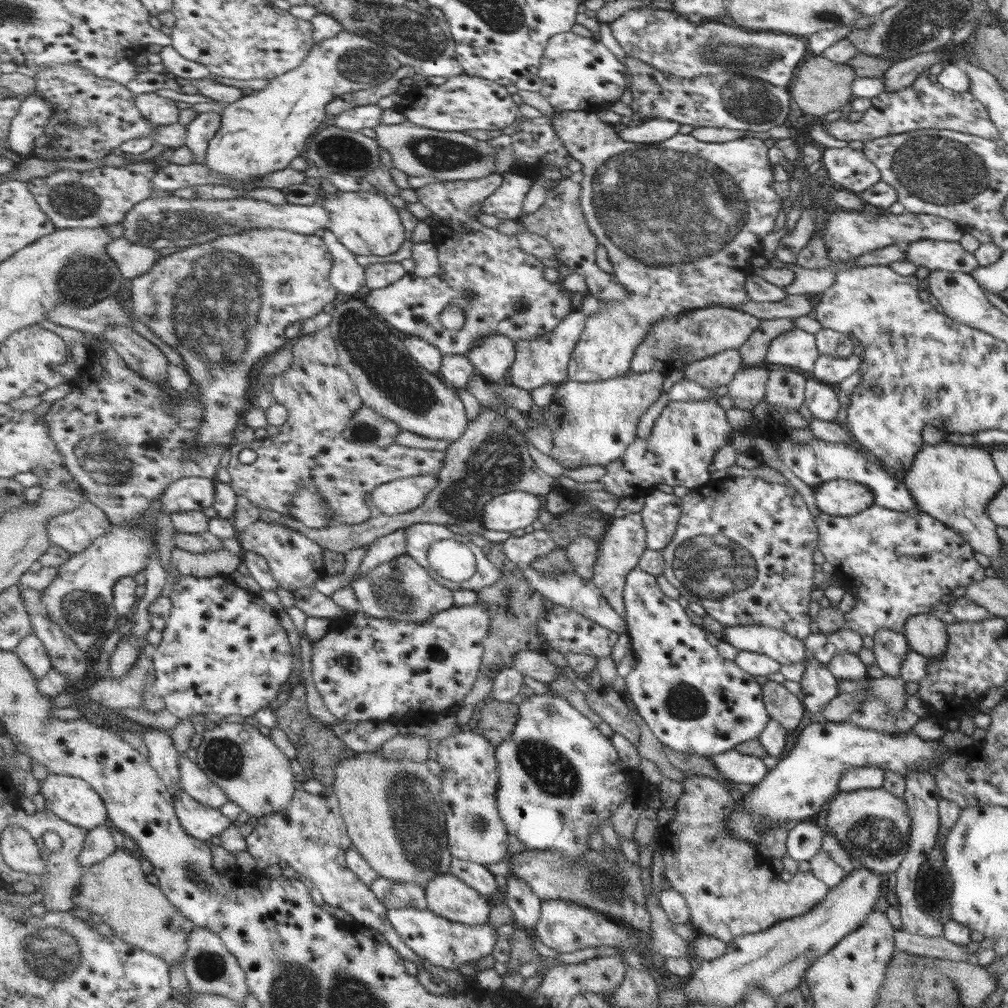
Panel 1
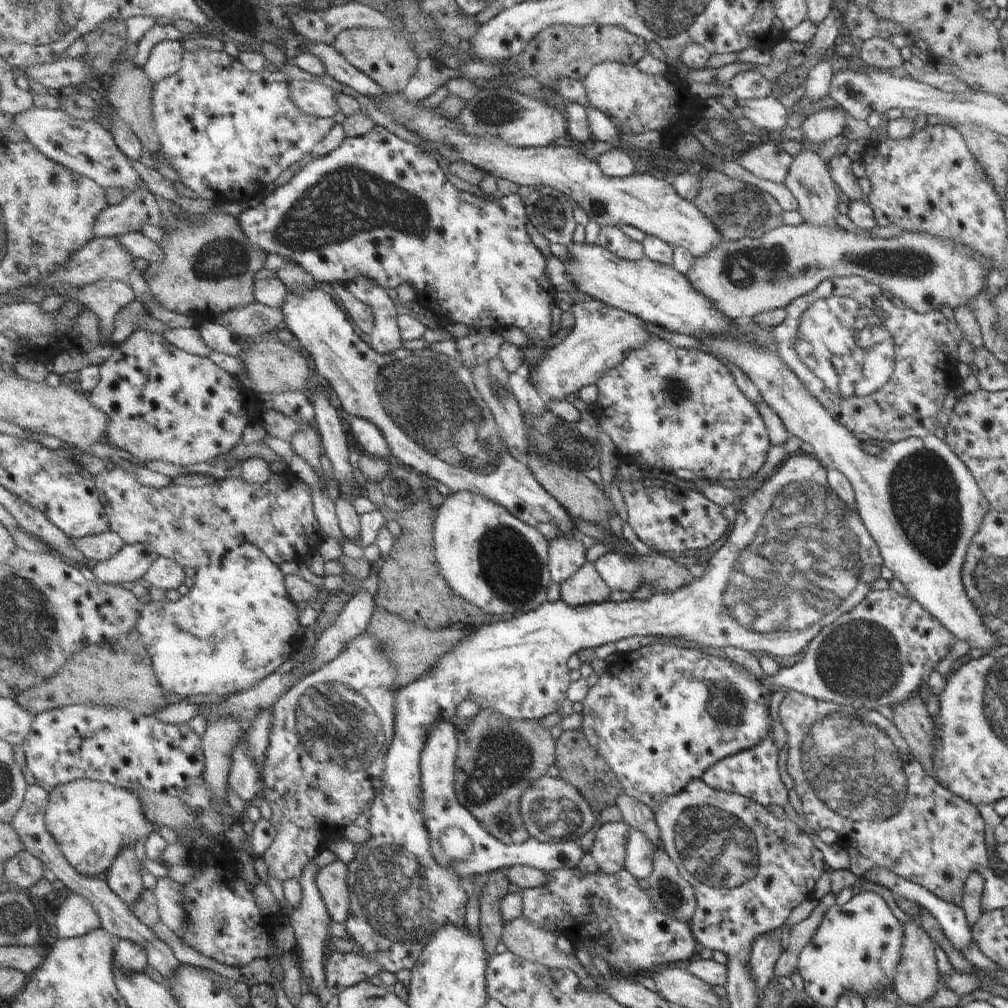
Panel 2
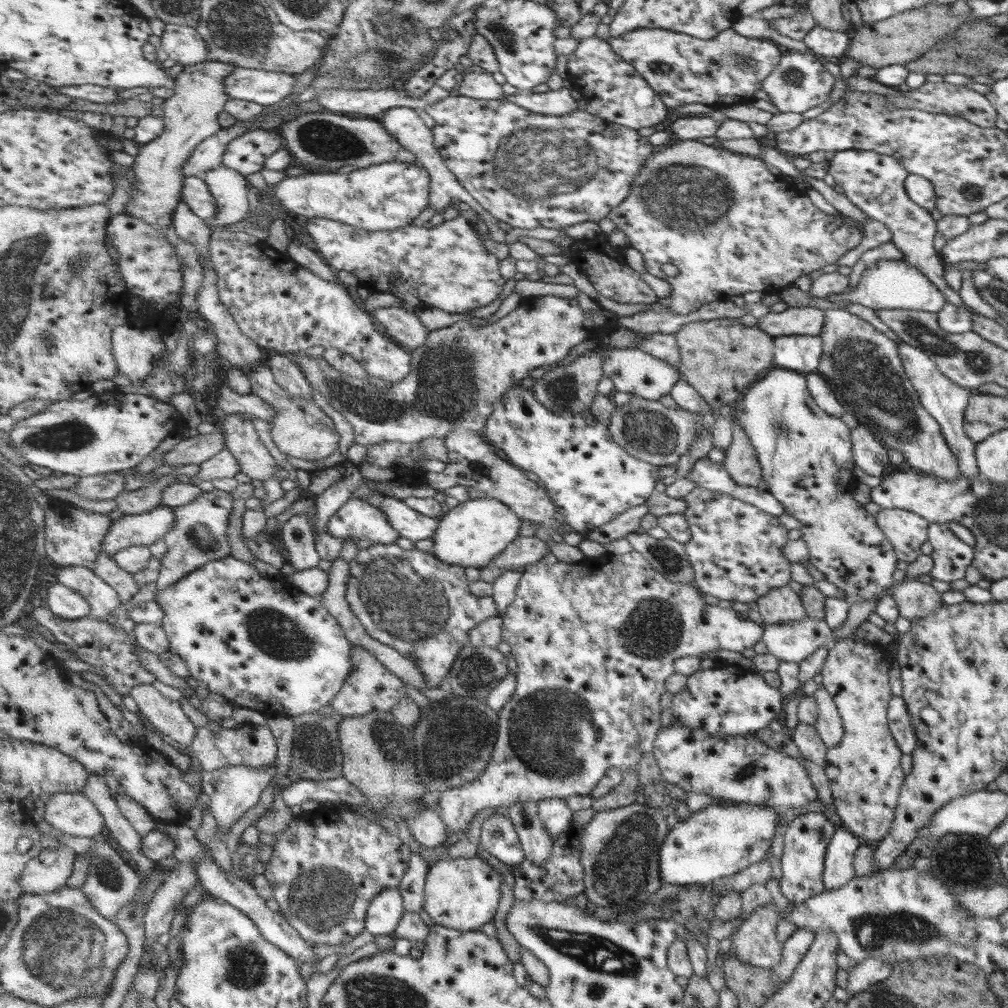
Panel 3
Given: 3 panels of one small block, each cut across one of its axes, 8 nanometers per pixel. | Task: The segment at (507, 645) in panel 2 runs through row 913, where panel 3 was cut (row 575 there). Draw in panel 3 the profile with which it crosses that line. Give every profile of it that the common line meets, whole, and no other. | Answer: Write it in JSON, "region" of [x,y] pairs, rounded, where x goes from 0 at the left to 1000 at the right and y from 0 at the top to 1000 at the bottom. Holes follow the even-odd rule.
{"region":[[[371,539],[364,546],[355,547],[346,560],[348,573],[345,577],[344,596],[348,605],[361,619],[366,631],[380,639],[384,638],[419,663],[421,669],[424,669],[427,684],[436,683],[439,674],[445,675],[455,648],[467,639],[467,625],[473,619],[495,610],[489,590],[476,592],[468,587],[465,573],[461,571],[461,563],[441,559],[427,547],[420,548],[413,543],[400,546],[392,539]]]}

